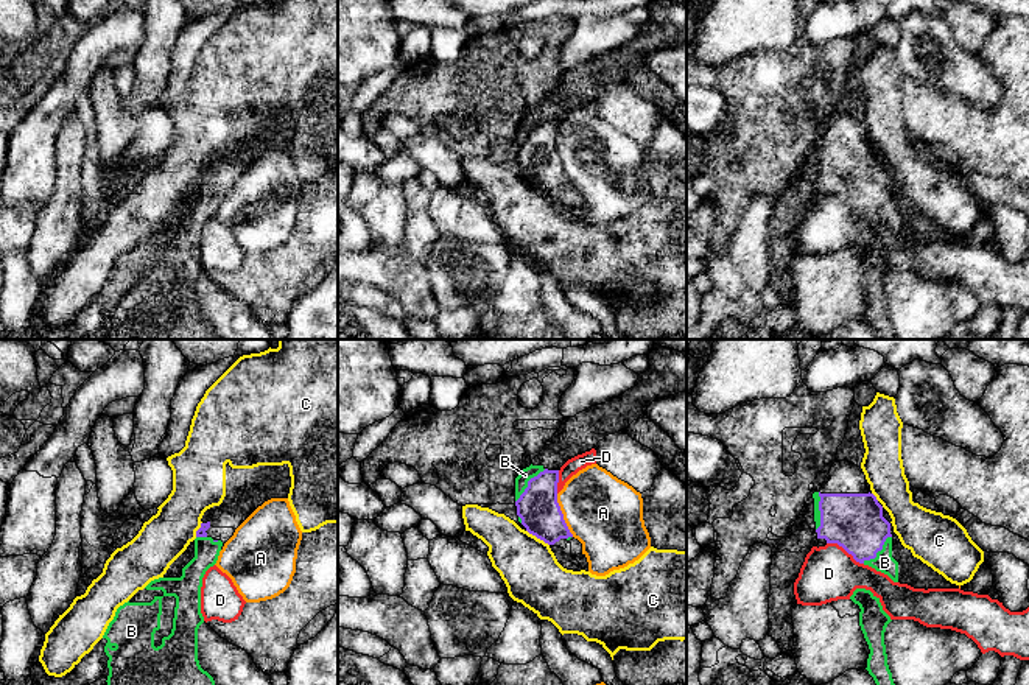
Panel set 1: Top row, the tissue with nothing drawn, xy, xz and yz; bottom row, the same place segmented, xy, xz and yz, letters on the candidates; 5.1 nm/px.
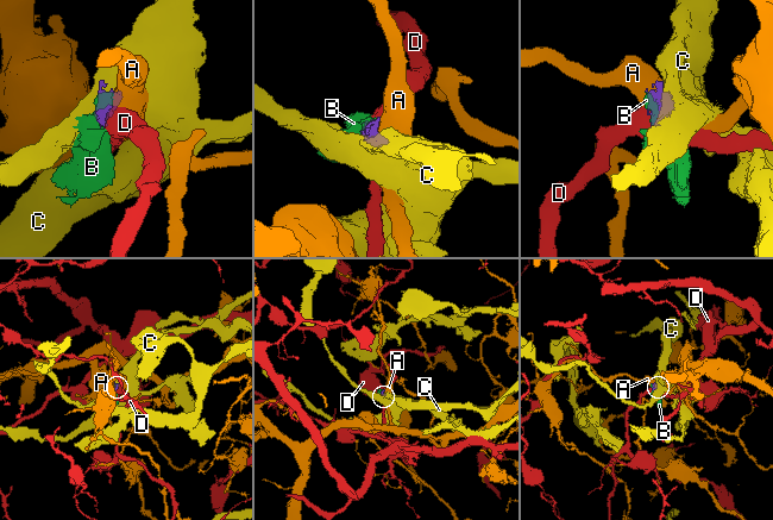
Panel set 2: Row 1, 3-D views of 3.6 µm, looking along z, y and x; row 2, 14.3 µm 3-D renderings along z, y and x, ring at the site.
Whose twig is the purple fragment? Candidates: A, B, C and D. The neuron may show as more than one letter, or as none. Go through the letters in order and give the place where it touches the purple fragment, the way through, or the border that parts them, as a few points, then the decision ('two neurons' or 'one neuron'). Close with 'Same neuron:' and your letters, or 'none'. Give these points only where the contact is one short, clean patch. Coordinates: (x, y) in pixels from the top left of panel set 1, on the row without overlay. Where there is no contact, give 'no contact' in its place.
A: contact xz (562, 167); border xz (556, 145), (564, 173), (573, 187); two neurons
B: contact yz (878, 201); one neuron
C: contact xz (537, 189); border xz (526, 181), (548, 196); two neurons
D: contact yz (846, 201); border yz (827, 193), (836, 193), (863, 215); two neurons
Same neuron: B

